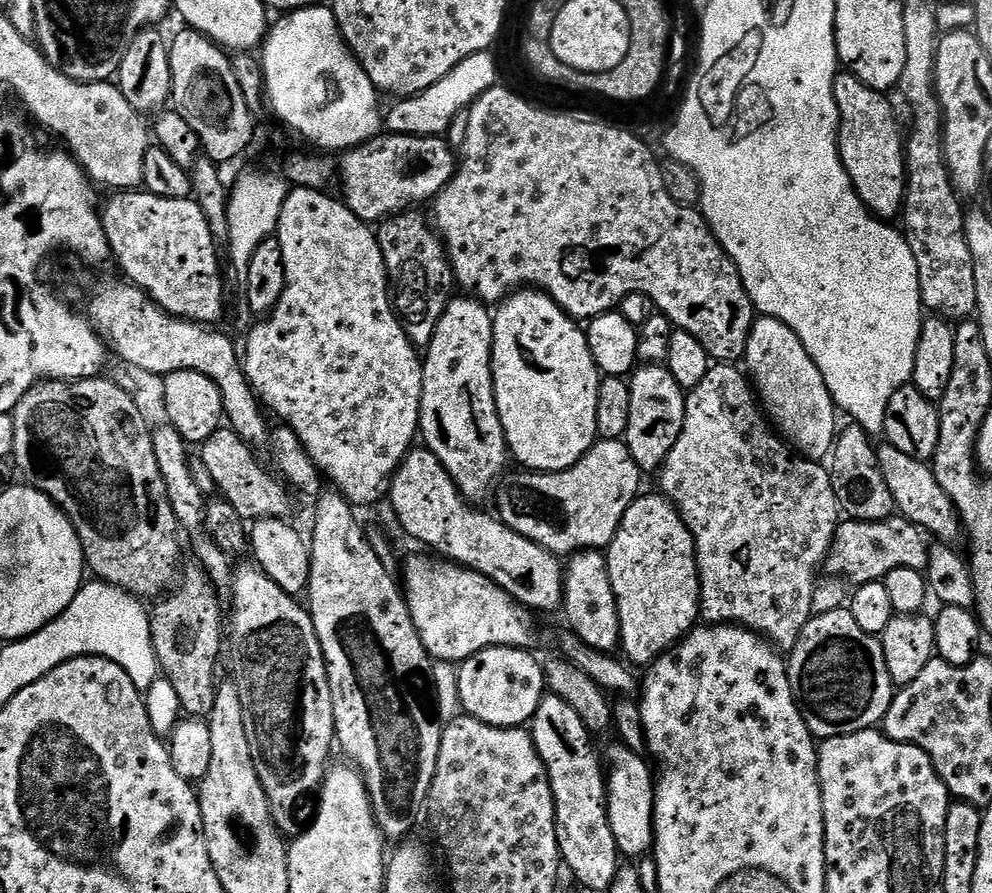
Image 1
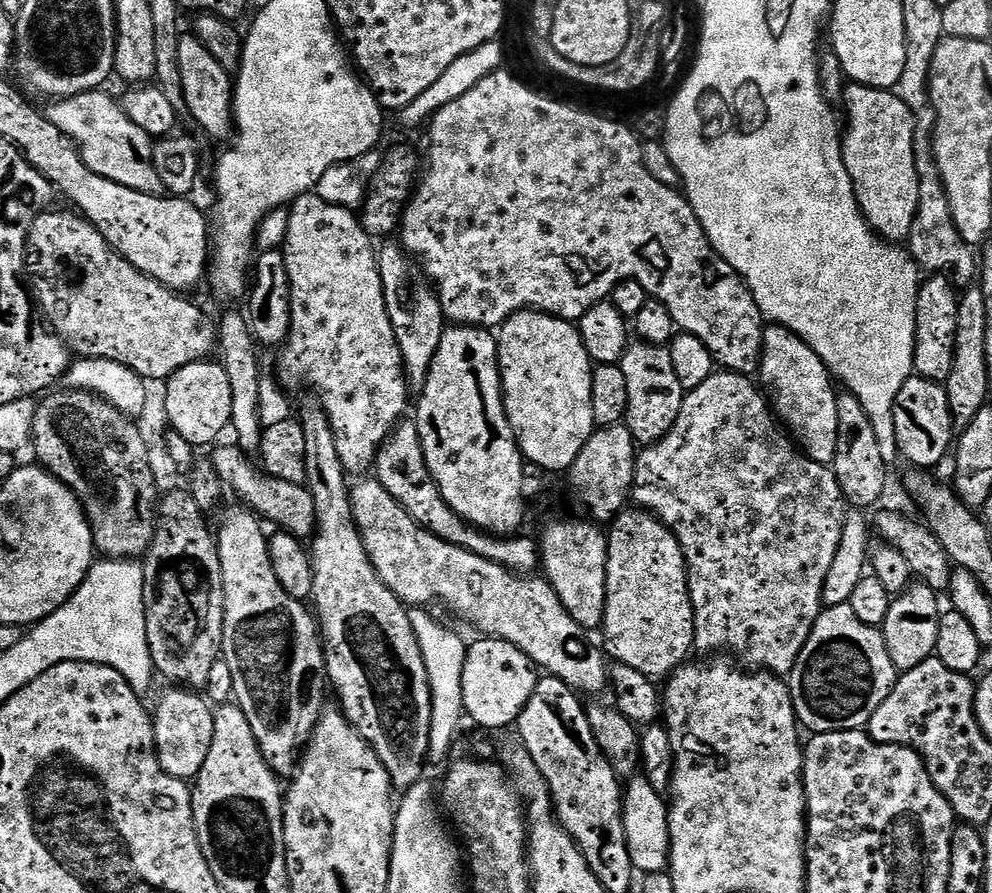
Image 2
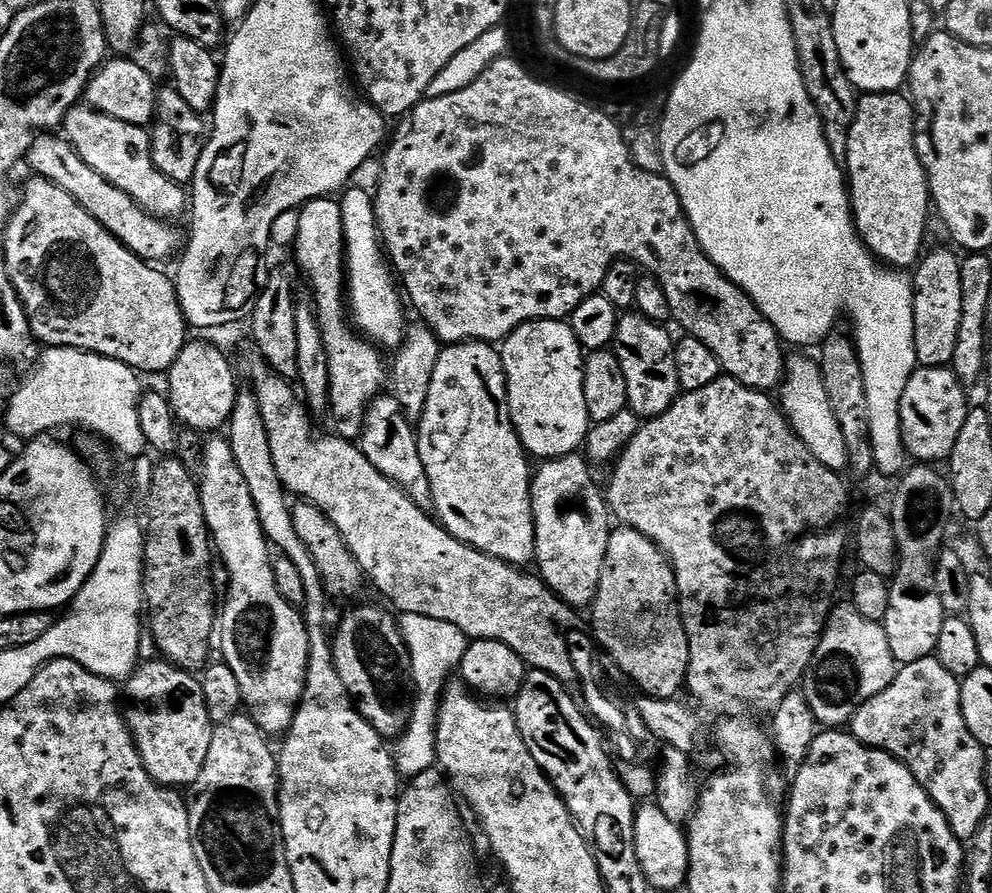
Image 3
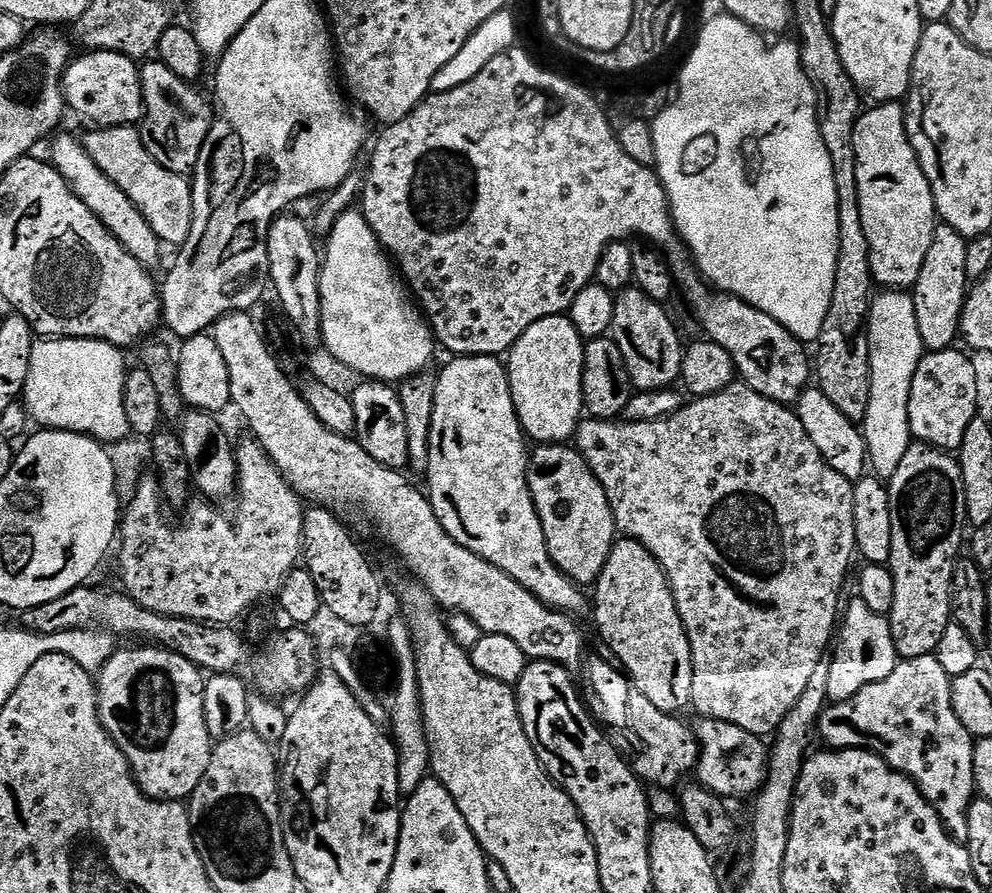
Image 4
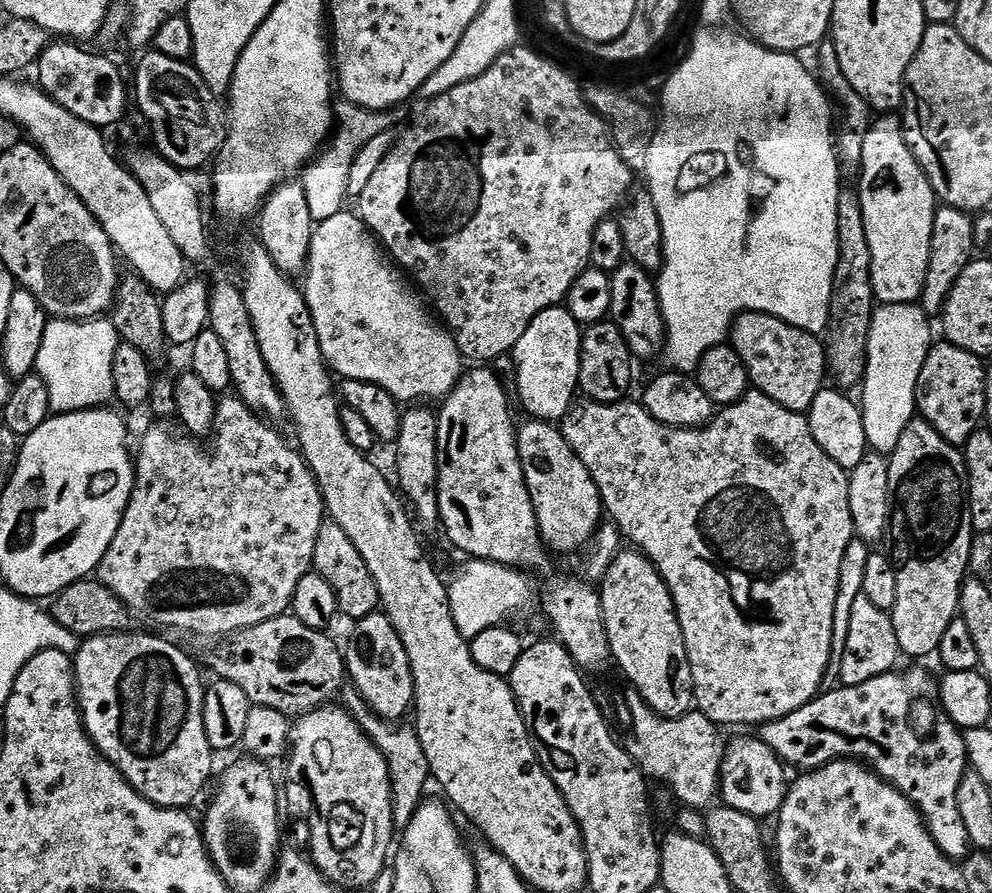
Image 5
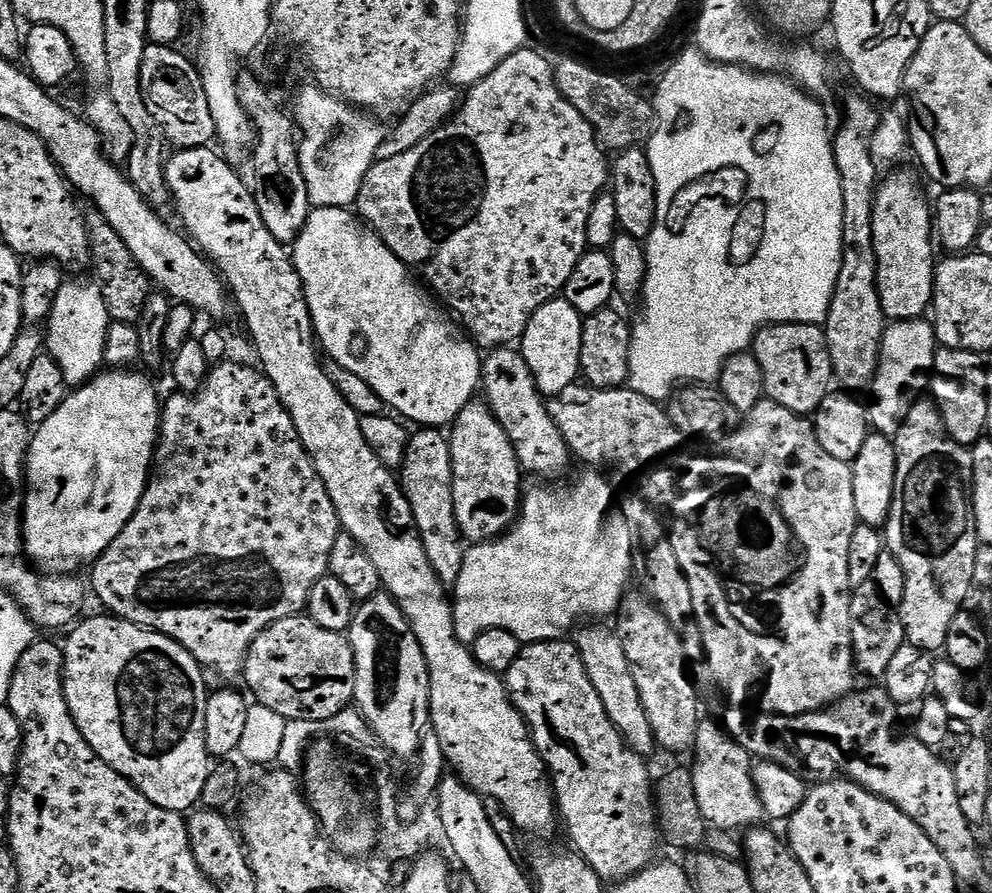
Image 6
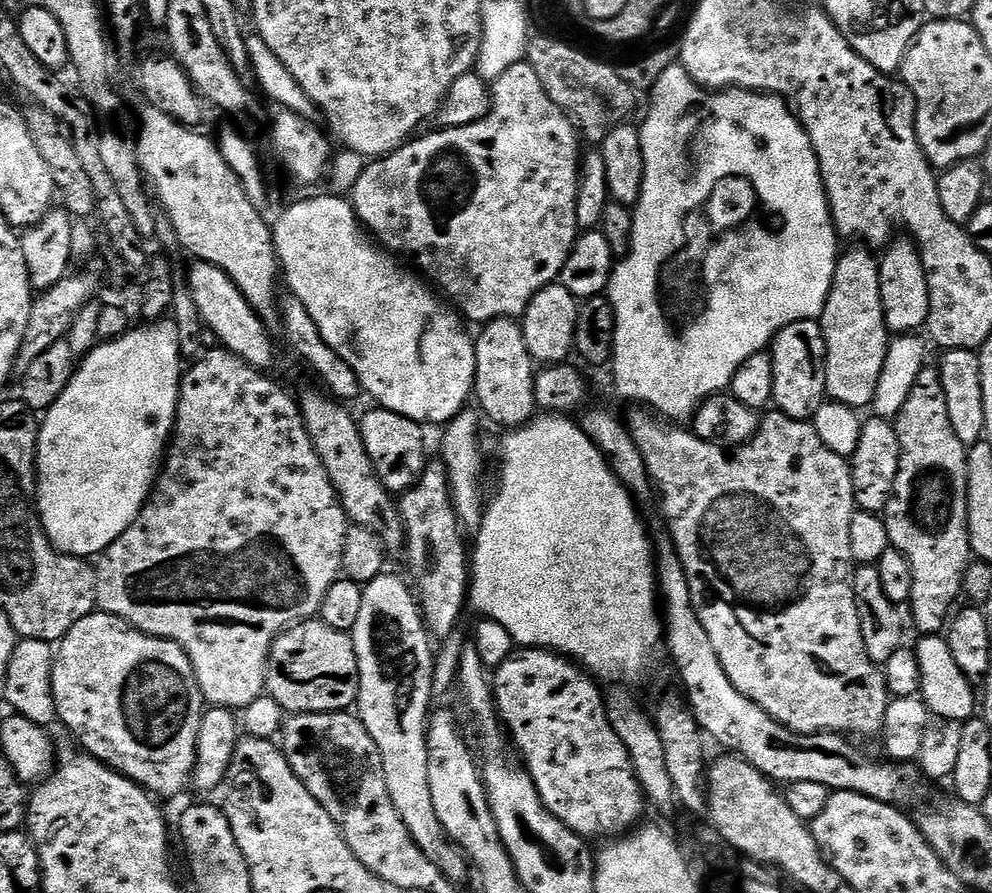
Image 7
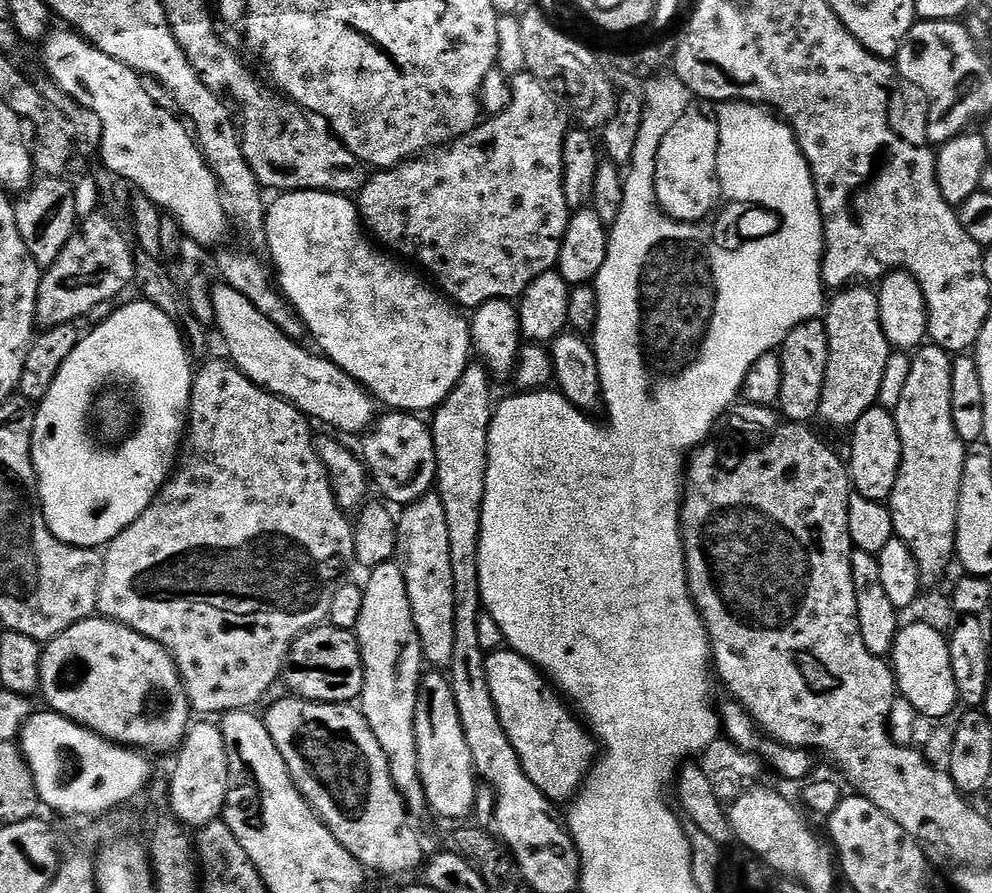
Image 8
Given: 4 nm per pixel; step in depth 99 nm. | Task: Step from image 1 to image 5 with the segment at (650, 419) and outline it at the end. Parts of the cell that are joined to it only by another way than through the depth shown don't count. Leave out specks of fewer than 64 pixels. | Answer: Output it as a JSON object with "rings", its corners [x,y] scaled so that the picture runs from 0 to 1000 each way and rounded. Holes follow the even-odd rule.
{"rings":[[[636,293],[623,298],[623,302],[616,306],[616,310],[617,362],[623,365],[623,370],[627,370],[627,378],[642,404],[657,403],[661,398],[664,400],[671,384],[671,368],[665,335],[661,328],[661,314],[656,306],[647,302],[647,298]]]}

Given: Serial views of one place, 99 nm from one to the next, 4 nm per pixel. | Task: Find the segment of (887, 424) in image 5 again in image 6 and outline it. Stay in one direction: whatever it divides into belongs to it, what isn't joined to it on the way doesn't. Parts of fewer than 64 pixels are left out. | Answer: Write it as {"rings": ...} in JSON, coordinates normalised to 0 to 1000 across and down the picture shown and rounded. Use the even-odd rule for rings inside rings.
{"rings":[[[934,357],[904,358],[892,371],[889,386],[890,402],[883,414],[879,454],[874,454],[875,474],[890,488],[902,489],[911,475],[911,465],[932,438],[933,422],[939,418],[945,392],[944,370]]]}

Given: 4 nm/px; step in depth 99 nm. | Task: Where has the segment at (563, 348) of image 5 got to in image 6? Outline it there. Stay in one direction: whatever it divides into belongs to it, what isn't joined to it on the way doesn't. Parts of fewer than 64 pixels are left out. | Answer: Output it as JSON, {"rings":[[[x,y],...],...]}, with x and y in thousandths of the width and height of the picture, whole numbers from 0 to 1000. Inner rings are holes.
{"rings":[[[568,334],[551,336],[534,356],[522,382],[522,393],[528,398],[530,410],[545,443],[558,446],[571,432],[582,429],[585,421],[588,364],[589,354]]]}

